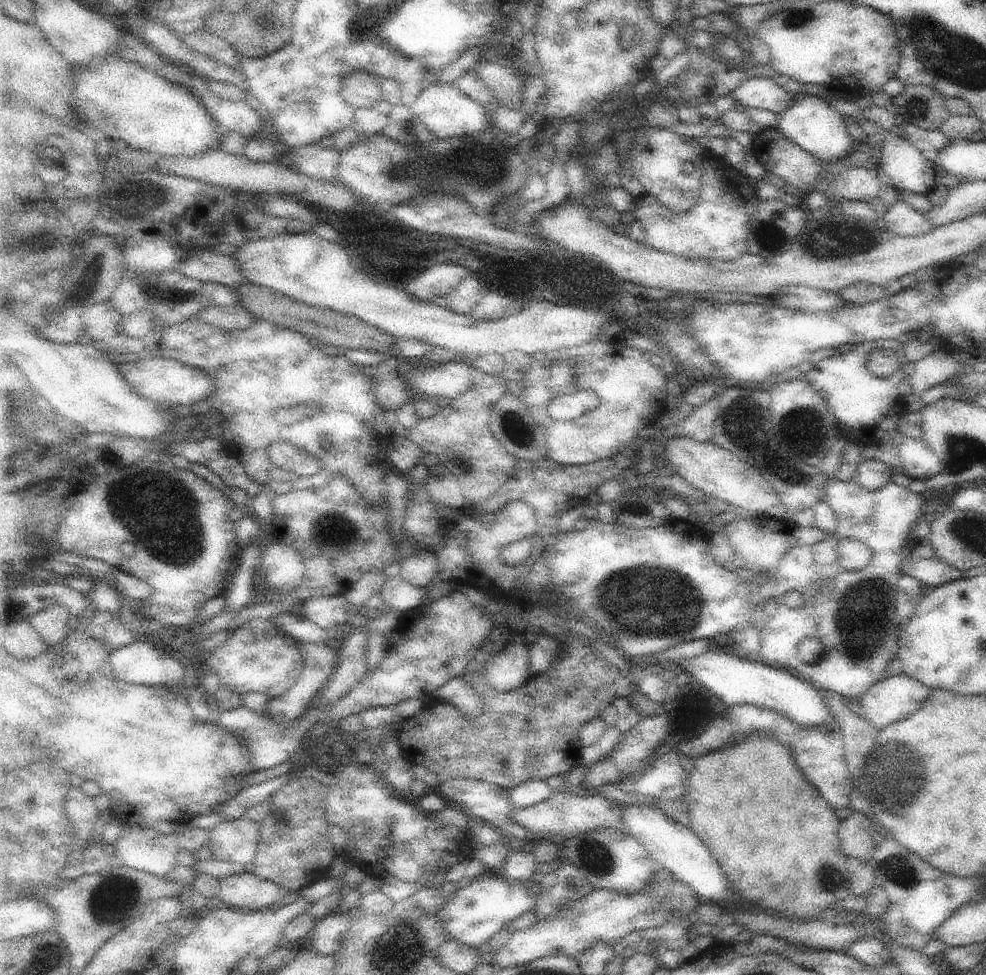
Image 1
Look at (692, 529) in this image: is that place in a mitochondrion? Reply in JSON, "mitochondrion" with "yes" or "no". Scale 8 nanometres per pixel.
{"mitochondrion":"no"}

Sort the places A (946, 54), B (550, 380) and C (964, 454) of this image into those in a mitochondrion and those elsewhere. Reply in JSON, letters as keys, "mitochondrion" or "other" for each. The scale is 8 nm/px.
{"A":"mitochondrion","B":"other","C":"mitochondrion"}

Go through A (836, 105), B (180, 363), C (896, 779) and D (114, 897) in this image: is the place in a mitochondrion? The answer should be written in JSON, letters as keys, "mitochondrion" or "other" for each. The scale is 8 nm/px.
{"A":"other","B":"other","C":"mitochondrion","D":"mitochondrion"}

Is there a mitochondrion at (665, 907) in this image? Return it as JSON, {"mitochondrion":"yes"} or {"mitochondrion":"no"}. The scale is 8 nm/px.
{"mitochondrion":"yes"}

